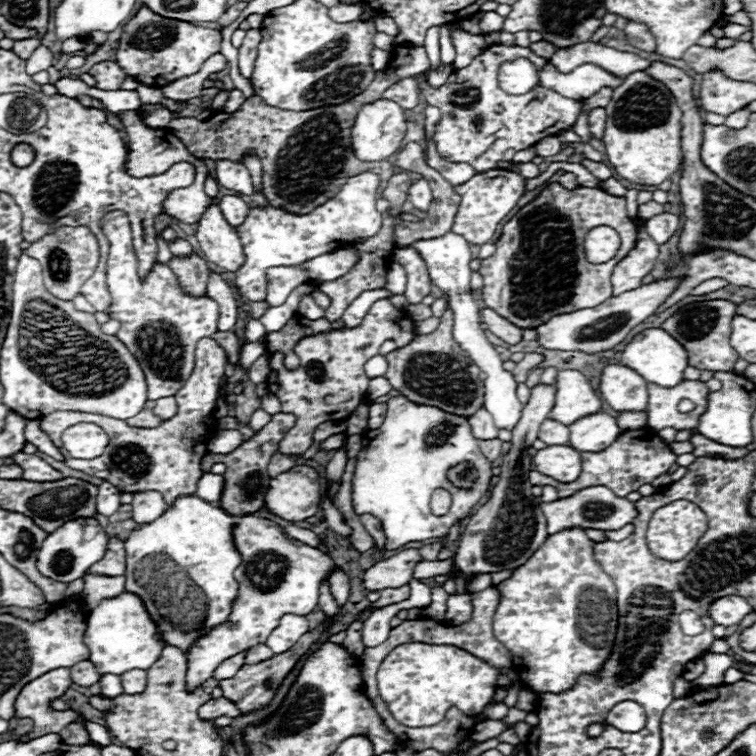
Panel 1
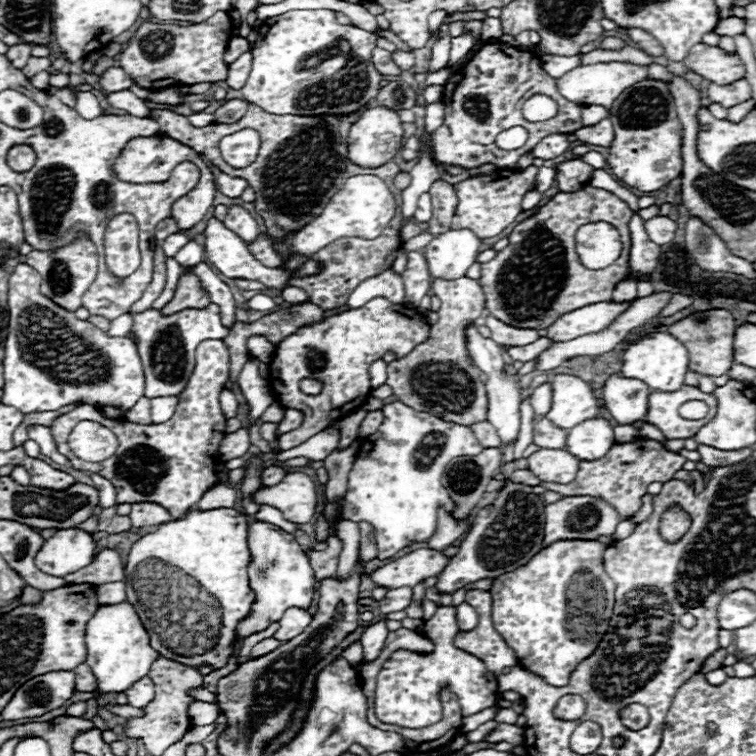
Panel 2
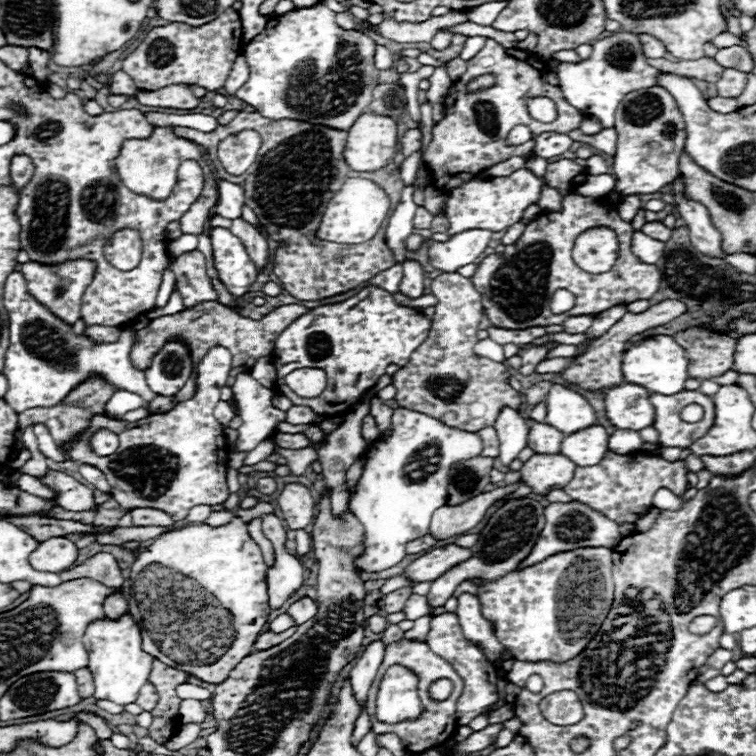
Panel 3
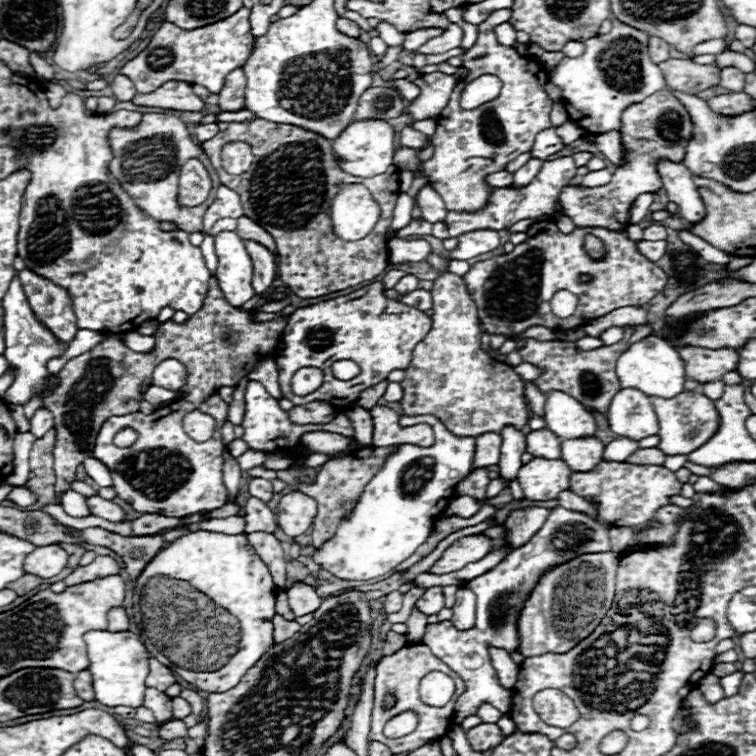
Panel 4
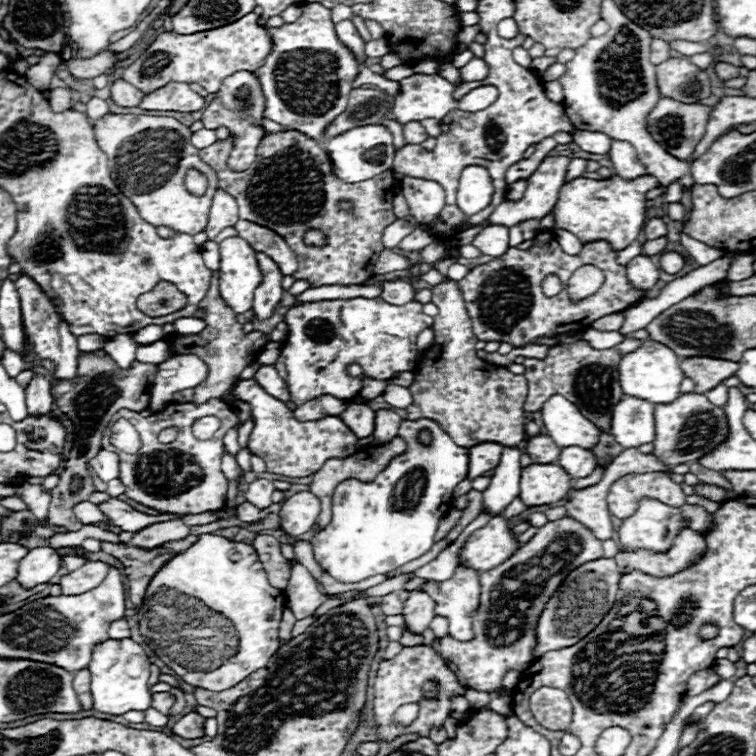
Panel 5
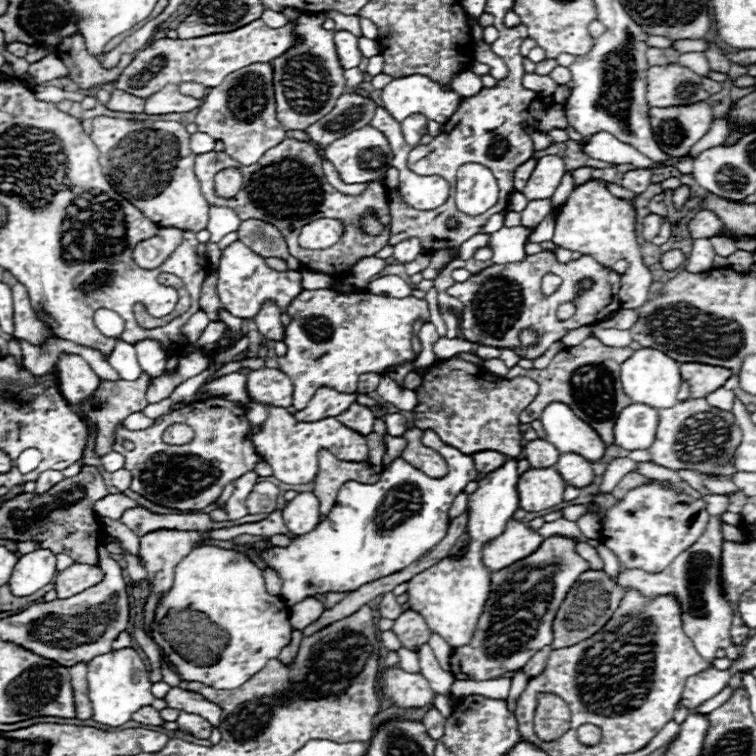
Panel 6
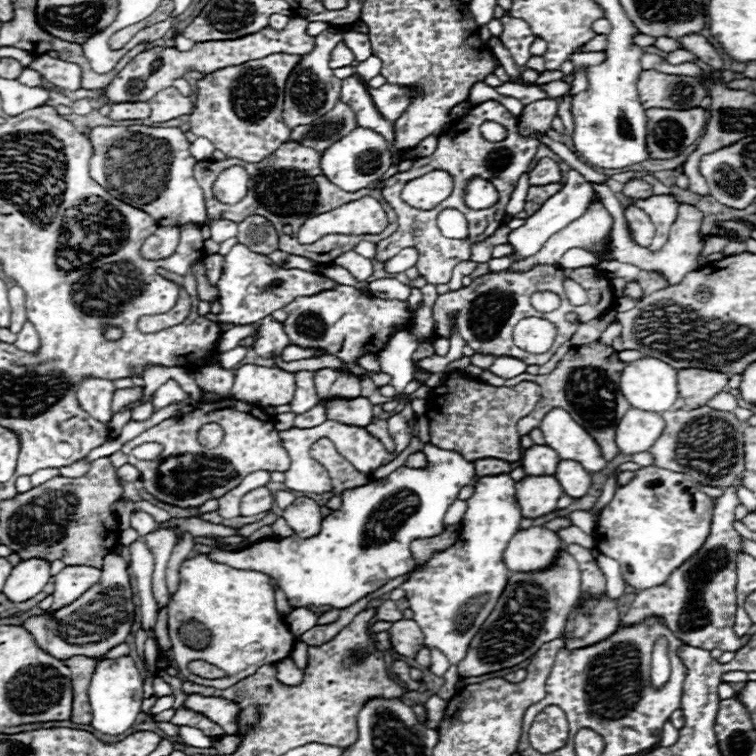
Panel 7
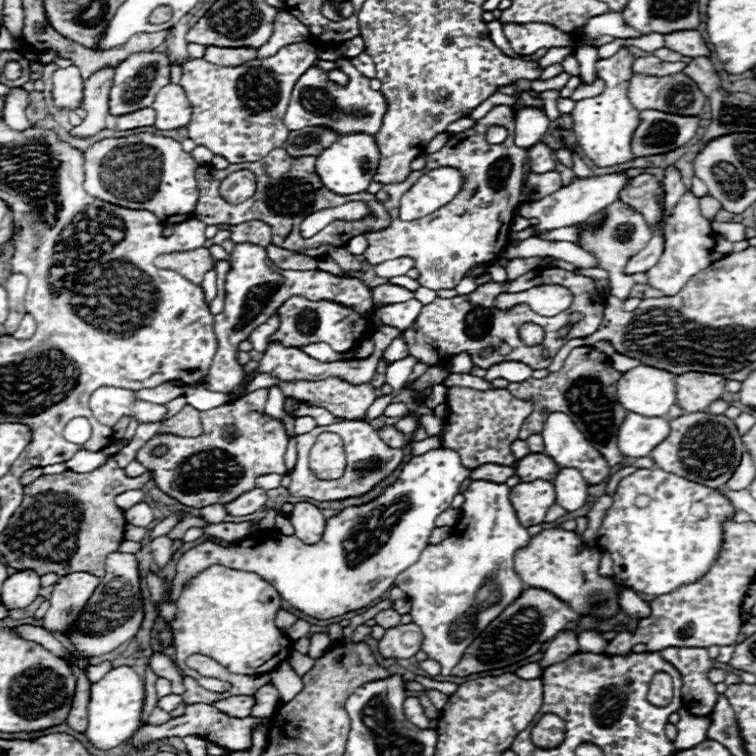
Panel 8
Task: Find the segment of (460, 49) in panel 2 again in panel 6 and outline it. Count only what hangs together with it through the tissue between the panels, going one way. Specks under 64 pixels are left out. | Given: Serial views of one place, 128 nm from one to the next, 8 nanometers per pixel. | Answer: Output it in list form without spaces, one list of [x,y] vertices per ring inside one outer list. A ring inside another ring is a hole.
[[[420,74],[391,81],[380,91],[380,99],[380,105],[398,122],[402,122],[406,116],[410,116],[414,112],[420,112],[428,120],[444,124],[444,122],[448,122],[448,118],[456,112],[456,108],[460,104],[460,96],[456,92],[444,92],[436,82],[432,82],[430,78],[420,76]]]

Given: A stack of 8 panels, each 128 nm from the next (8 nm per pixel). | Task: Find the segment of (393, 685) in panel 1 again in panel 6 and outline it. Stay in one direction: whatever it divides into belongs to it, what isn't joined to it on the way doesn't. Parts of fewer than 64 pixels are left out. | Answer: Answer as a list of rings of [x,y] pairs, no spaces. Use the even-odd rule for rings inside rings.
[[[552,536],[542,542],[542,548],[534,552],[534,556],[528,556],[526,560],[520,560],[518,564],[512,564],[510,568],[502,568],[498,572],[492,572],[492,586],[490,586],[490,600],[486,602],[486,612],[482,612],[478,626],[474,630],[474,636],[466,648],[458,648],[450,656],[450,672],[458,680],[490,680],[498,678],[504,672],[520,670],[524,664],[544,646],[552,644],[554,640],[554,618],[556,610],[564,602],[568,590],[574,586],[578,576],[588,570],[588,562],[582,560],[574,552],[576,542],[564,536]]]

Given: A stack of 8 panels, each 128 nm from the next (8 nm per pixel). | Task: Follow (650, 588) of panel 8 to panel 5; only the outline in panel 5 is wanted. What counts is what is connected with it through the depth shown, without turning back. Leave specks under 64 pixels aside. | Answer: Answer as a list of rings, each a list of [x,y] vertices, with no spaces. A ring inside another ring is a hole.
[[[642,498],[638,500],[638,510],[632,516],[622,520],[622,526],[618,528],[618,546],[620,550],[626,550],[626,552],[650,550],[654,554],[662,554],[674,546],[674,538],[684,528],[688,528],[688,524],[682,518],[680,508],[668,506],[656,498]]]

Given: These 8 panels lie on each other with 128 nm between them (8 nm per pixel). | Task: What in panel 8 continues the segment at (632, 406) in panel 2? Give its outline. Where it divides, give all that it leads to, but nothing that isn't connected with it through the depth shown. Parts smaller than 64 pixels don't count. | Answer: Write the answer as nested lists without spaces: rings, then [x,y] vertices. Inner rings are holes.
[[[634,412],[626,416],[622,428],[618,430],[618,448],[624,456],[644,458],[648,456],[666,436],[670,434],[670,424],[666,418],[646,418]]]

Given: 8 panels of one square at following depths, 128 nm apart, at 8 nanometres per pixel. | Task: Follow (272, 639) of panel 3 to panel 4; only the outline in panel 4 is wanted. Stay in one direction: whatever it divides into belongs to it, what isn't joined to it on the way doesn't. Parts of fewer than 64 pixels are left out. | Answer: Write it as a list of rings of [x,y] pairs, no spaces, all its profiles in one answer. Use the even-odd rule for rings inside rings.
[[[278,614],[274,616],[272,622],[274,622],[274,642],[284,642],[286,638],[290,638],[292,634],[296,634],[300,630],[298,622],[286,622]]]

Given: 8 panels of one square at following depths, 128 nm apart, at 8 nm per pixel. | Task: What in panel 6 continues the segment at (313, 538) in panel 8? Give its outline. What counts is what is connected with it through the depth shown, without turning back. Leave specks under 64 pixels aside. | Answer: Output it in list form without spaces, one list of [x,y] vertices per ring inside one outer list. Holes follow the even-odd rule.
[[[300,492],[282,510],[288,530],[296,536],[304,536],[304,534],[312,532],[320,522],[318,506],[320,506],[320,502],[312,492]]]

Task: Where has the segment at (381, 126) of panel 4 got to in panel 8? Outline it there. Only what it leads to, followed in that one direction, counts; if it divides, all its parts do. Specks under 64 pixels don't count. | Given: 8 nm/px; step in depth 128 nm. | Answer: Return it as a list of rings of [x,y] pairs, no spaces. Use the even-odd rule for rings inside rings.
[[[350,134],[350,136],[338,138],[330,148],[318,154],[316,174],[320,176],[322,184],[334,194],[340,194],[340,196],[358,194],[358,192],[364,192],[372,182],[372,176],[376,174],[376,168],[378,168],[378,160],[380,160],[380,152],[376,148],[374,136]]]

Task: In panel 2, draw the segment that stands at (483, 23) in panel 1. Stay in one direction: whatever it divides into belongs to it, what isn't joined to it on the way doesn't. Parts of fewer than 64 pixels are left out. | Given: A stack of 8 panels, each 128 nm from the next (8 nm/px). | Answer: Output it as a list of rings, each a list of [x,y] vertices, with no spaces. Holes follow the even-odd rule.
[[[486,18],[484,24],[482,24],[482,36],[480,40],[482,42],[492,42],[492,40],[498,40],[502,36],[502,24],[498,18]]]

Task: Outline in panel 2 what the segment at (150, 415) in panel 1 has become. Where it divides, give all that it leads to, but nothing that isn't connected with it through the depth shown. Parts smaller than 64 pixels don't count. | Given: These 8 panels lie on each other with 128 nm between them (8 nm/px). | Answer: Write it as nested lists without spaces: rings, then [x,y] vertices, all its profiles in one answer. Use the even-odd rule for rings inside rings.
[[[134,404],[134,408],[128,412],[128,422],[152,424],[152,420],[150,420],[150,404]]]

